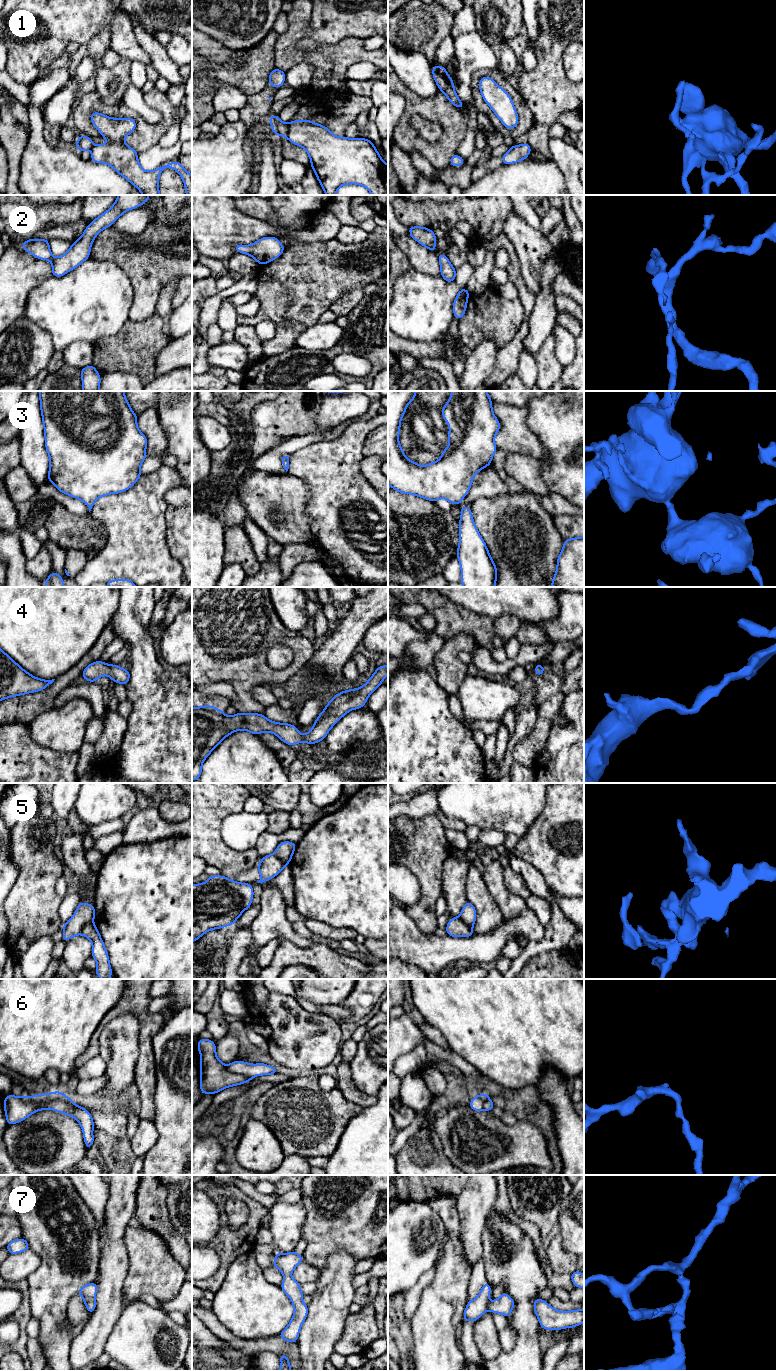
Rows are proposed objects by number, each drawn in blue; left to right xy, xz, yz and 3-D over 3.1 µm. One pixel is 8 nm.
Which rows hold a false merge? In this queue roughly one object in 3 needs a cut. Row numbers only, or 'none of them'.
1, 5, 6

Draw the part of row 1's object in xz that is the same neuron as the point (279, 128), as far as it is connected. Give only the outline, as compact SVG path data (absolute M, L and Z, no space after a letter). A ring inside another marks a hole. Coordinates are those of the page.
M270 115L269 123L272 127L273 134L286 136L288 133L288 124L281 121L279 115Z

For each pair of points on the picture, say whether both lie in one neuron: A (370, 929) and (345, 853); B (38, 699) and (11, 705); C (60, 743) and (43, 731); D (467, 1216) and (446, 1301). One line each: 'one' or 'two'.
A: one
B: one
C: one
D: two

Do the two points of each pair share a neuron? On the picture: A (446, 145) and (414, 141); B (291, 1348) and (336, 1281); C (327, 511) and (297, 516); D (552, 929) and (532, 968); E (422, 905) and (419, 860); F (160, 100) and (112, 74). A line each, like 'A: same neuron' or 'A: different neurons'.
A: same neuron
B: different neurons
C: different neurons
D: different neurons
E: same neuron
F: different neurons

